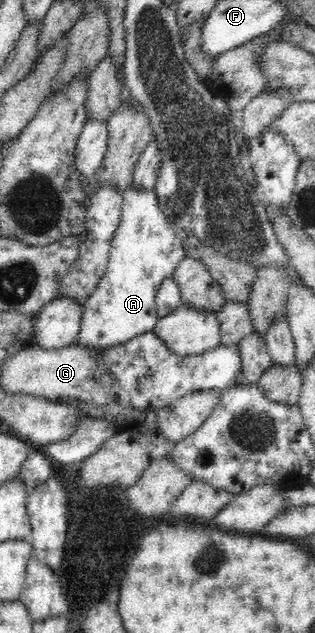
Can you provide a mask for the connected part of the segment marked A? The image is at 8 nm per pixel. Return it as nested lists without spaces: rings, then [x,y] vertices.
[[[131,183],[122,192],[122,197],[119,228],[117,228],[111,243],[105,274],[96,284],[95,290],[91,292],[83,308],[78,342],[91,347],[105,348],[122,345],[135,336],[152,332],[158,321],[156,294],[159,285],[167,278],[167,275],[174,274],[177,265],[186,256],[182,247],[183,240],[177,237],[167,215],[161,211],[155,189],[147,190]]]

